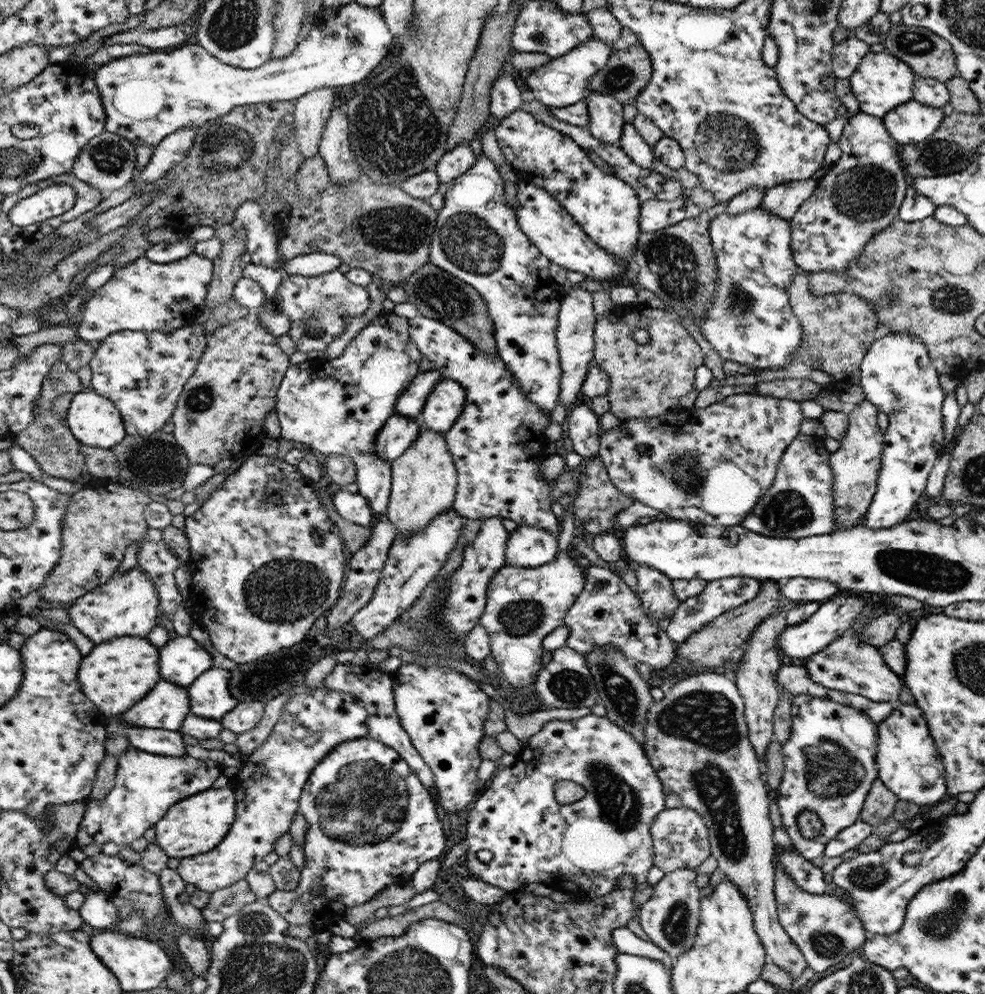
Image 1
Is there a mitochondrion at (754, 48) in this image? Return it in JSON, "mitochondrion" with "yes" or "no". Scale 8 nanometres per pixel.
{"mitochondrion":"no"}

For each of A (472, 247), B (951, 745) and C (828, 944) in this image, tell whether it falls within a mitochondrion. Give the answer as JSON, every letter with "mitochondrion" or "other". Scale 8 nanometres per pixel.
{"A":"mitochondrion","B":"other","C":"mitochondrion"}

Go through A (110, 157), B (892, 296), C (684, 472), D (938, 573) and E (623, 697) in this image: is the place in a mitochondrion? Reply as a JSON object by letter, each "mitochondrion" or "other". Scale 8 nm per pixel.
{"A":"mitochondrion","B":"mitochondrion","C":"mitochondrion","D":"mitochondrion","E":"mitochondrion"}

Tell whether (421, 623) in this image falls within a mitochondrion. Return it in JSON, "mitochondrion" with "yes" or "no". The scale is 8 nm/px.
{"mitochondrion":"yes"}

